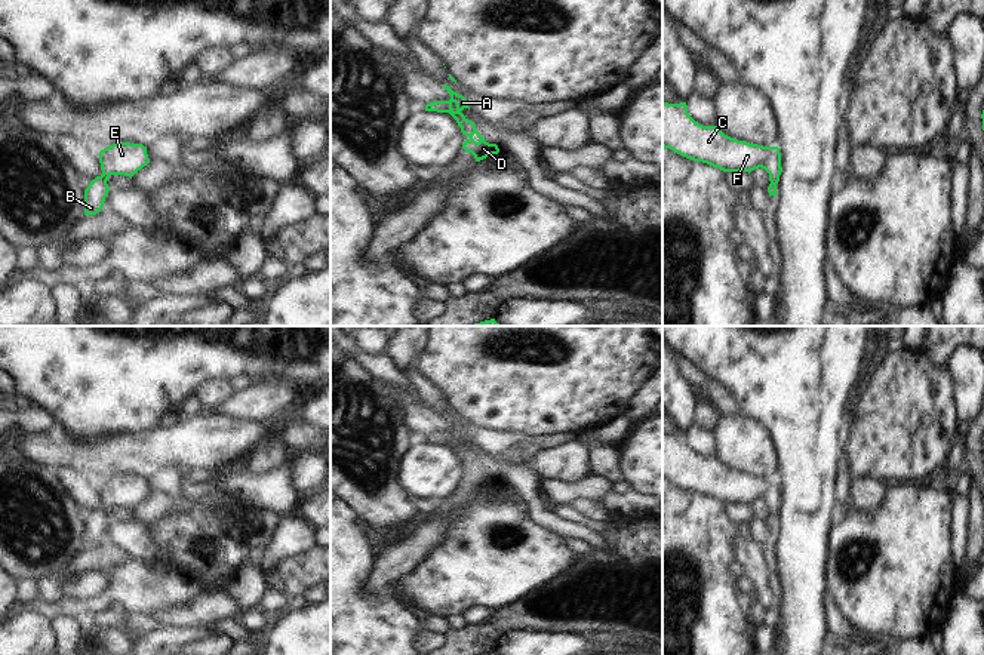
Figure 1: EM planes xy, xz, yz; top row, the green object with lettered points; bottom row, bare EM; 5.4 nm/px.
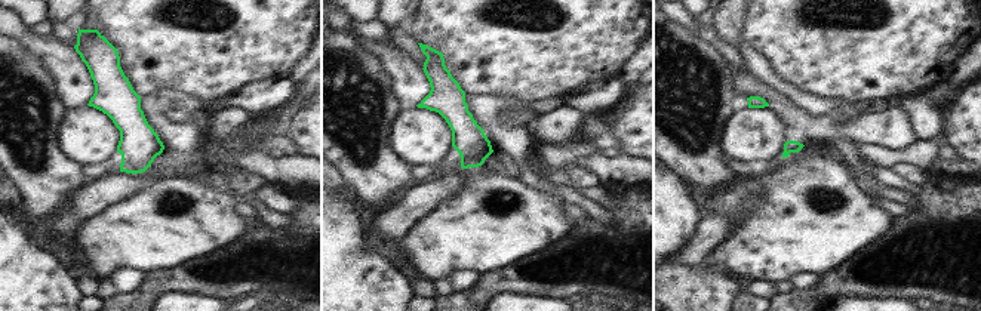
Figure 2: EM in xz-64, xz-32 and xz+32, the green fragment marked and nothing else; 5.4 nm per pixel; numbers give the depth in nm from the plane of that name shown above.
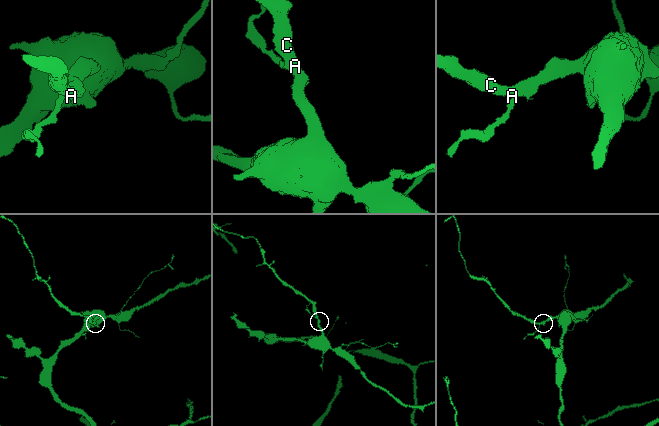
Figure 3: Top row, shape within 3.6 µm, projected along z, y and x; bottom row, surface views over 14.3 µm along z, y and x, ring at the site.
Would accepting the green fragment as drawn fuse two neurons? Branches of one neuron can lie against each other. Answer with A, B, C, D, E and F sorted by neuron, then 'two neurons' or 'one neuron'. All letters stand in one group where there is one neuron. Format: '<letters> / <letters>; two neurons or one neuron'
A B C D E F; one neuron

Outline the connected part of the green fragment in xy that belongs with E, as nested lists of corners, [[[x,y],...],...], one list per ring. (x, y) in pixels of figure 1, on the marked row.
[[[113,144],[99,151],[102,175],[90,181],[84,190],[84,215],[96,215],[104,207],[110,187],[107,184],[111,175],[124,175],[132,178],[138,170],[150,163],[147,147],[142,144]]]

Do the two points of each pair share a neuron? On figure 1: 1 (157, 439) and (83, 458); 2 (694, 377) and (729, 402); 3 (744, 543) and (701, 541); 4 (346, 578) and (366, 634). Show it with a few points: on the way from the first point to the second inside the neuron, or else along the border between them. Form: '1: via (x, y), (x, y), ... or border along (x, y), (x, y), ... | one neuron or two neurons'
1: via (140, 454), (101, 458) | one neuron
2: via (703, 381), (720, 397) | one neuron
3: border along (741, 526), (735, 538), (734, 559) | two neurons
4: via (346, 592), (346, 614), (353, 621) | one neuron

